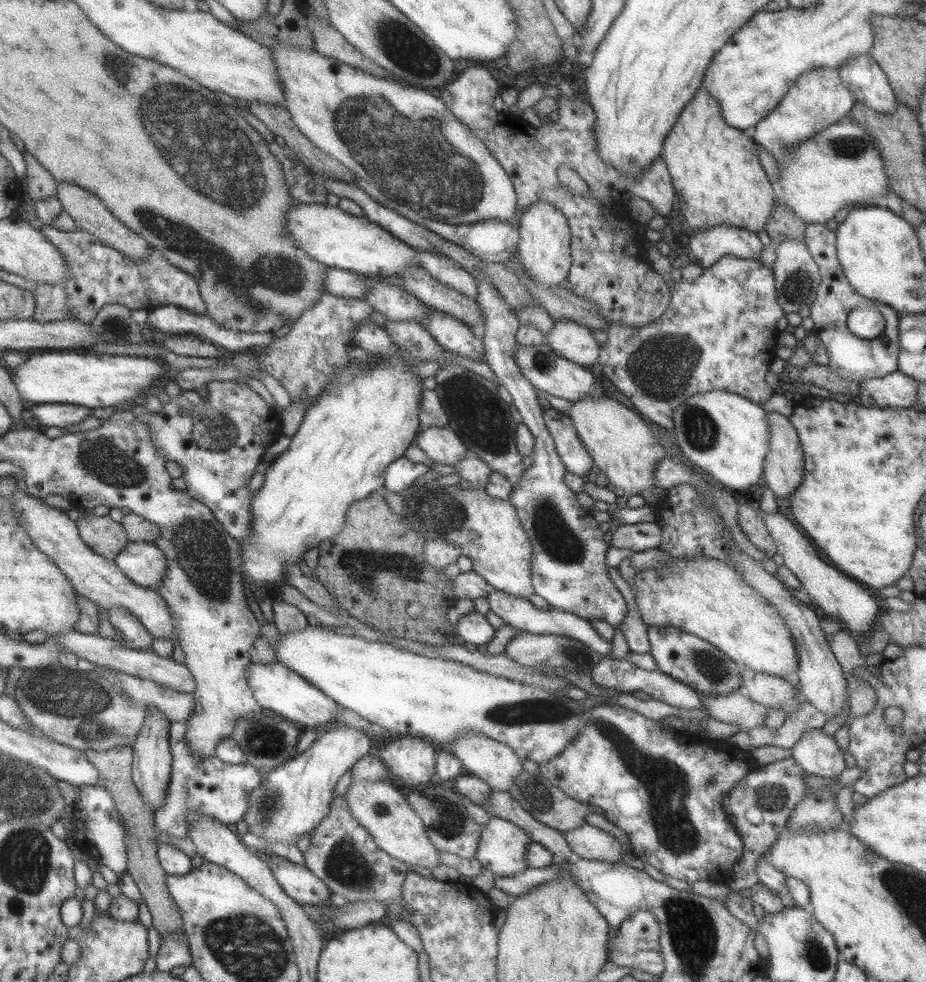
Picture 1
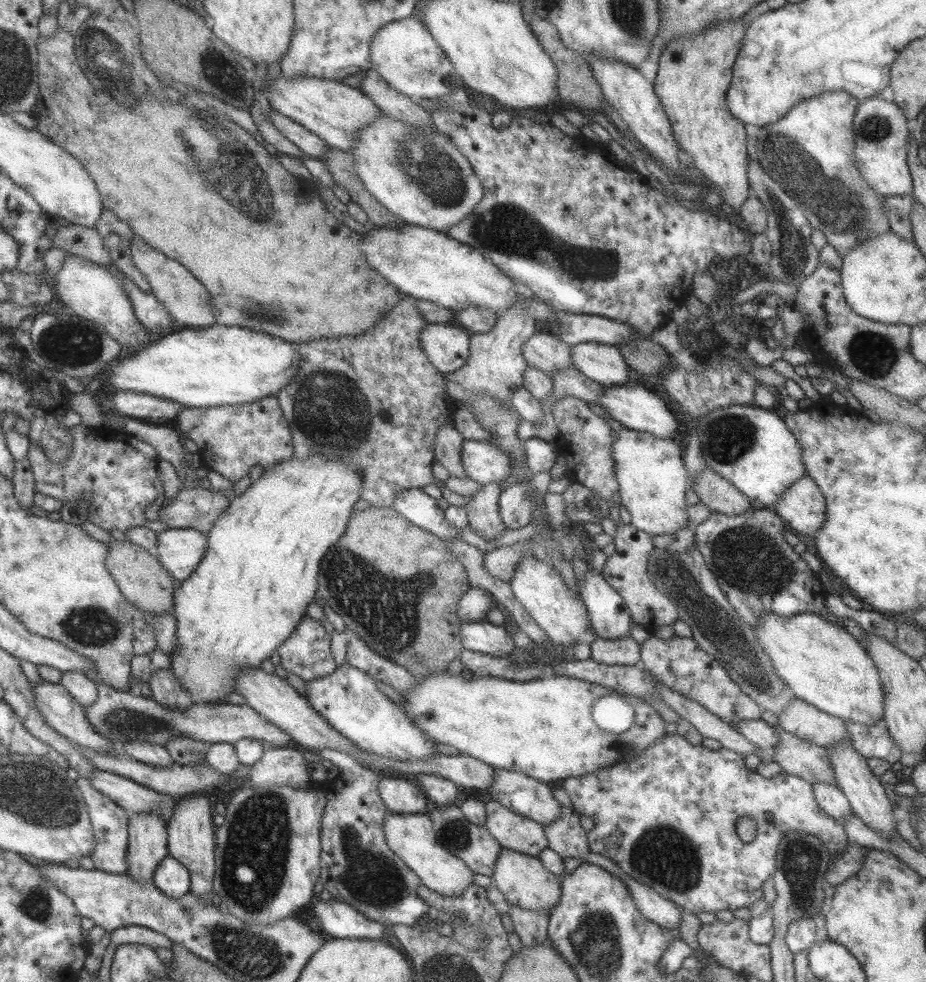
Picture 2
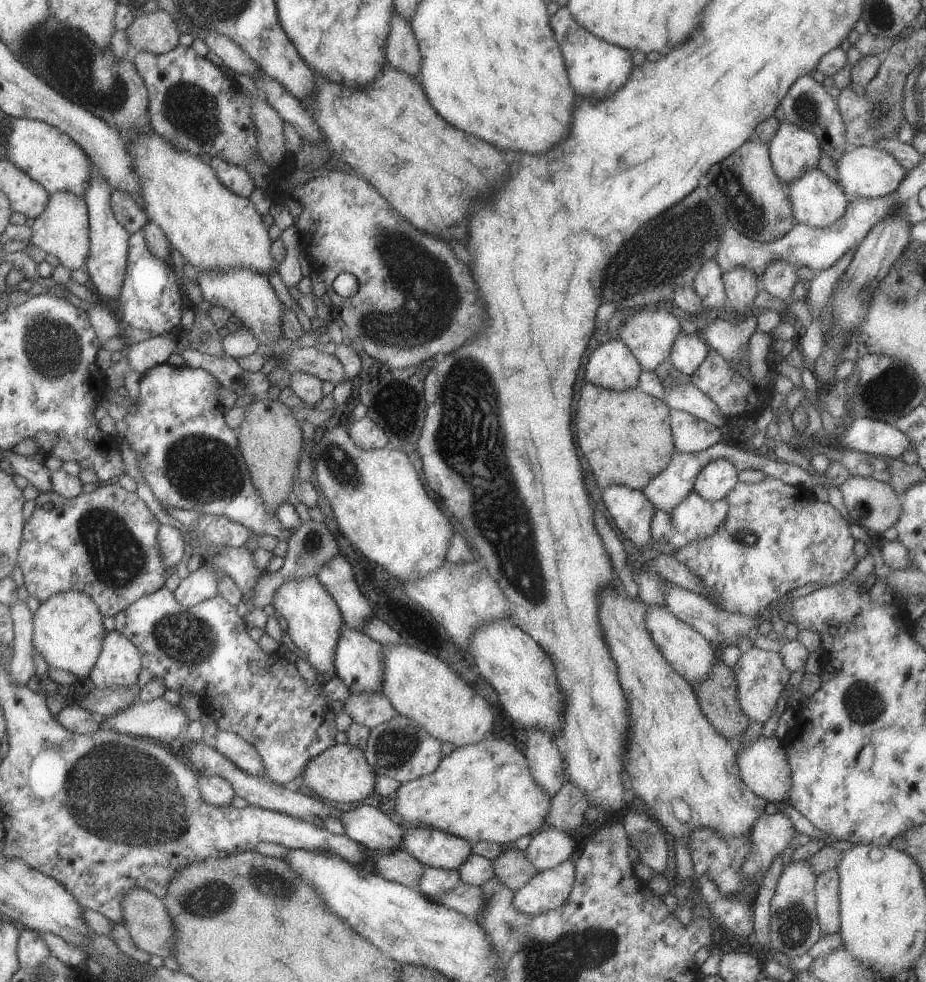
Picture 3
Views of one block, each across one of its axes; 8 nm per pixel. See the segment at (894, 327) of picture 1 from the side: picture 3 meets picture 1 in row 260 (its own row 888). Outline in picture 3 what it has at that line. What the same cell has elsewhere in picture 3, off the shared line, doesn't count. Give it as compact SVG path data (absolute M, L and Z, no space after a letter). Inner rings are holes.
M831 869L816 876L813 886L816 916L822 936L839 931L838 879L836 870Z

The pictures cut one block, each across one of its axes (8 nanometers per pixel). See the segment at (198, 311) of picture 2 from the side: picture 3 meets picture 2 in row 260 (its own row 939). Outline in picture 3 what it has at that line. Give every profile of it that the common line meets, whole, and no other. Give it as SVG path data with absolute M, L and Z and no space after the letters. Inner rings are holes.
M131 888L121 898L121 918L123 926L129 932L133 944L141 951L157 955L162 959L173 957L173 944L175 944L175 930L169 914L165 912L163 899L157 898L155 894L143 890L143 888Z

